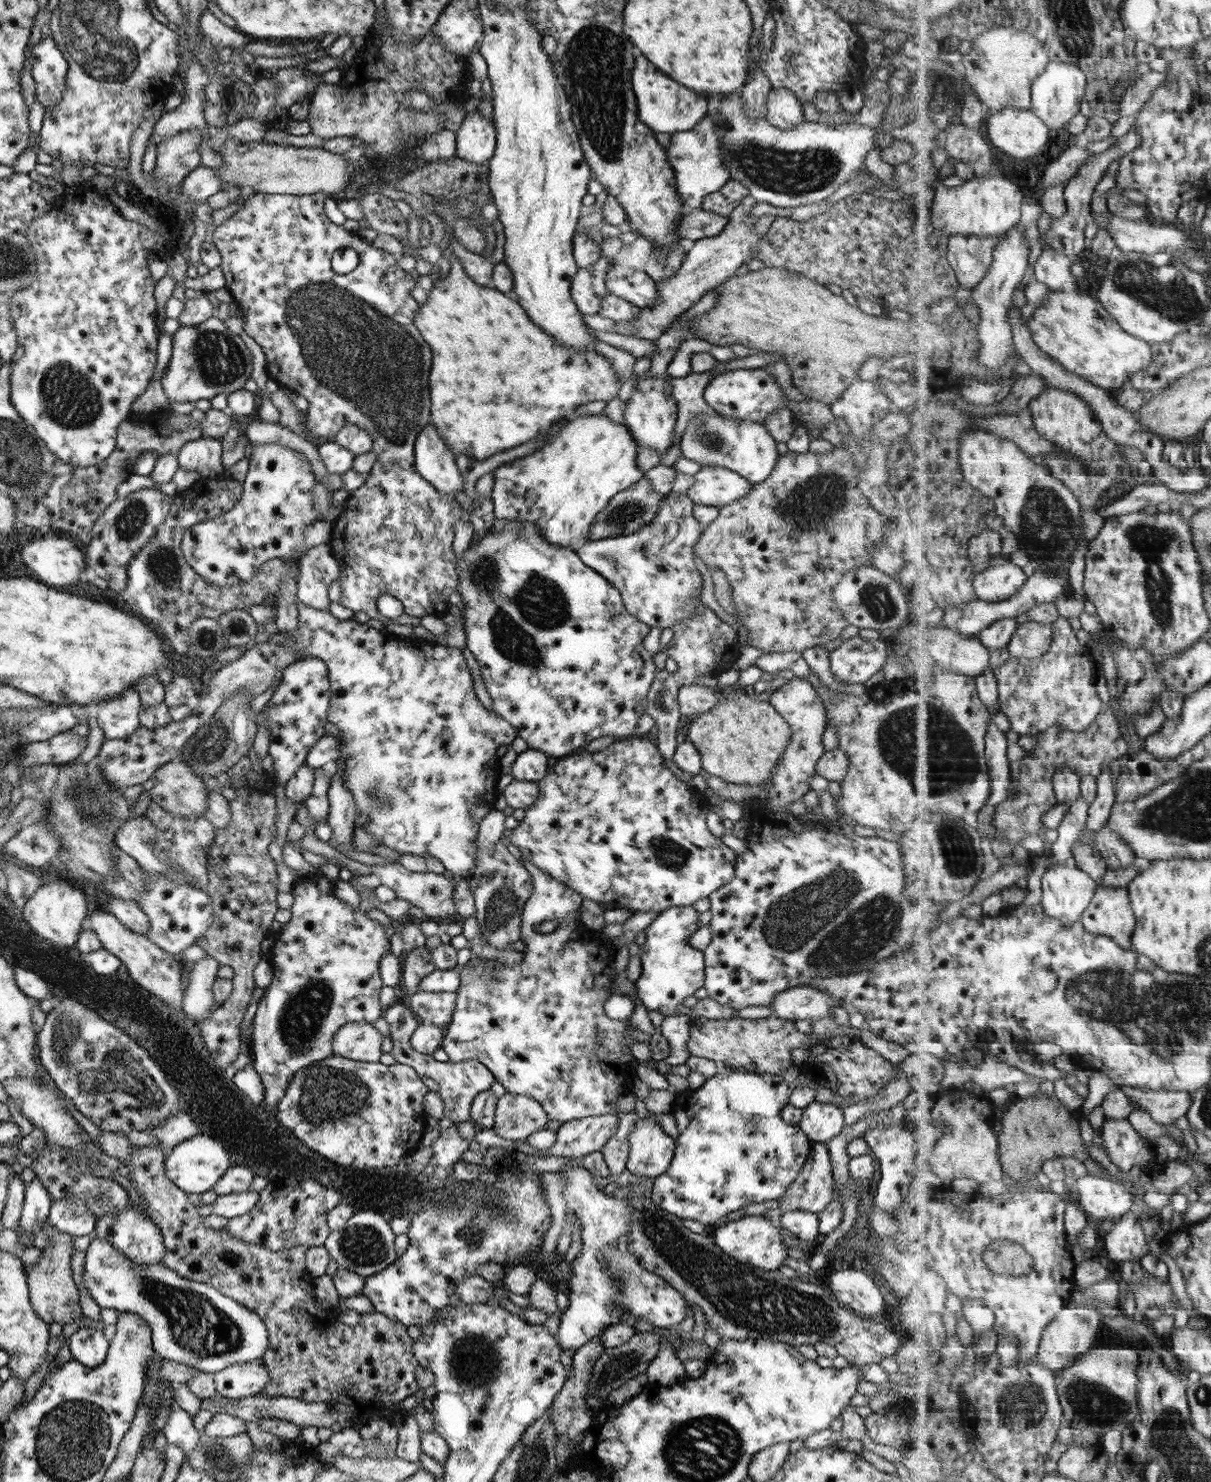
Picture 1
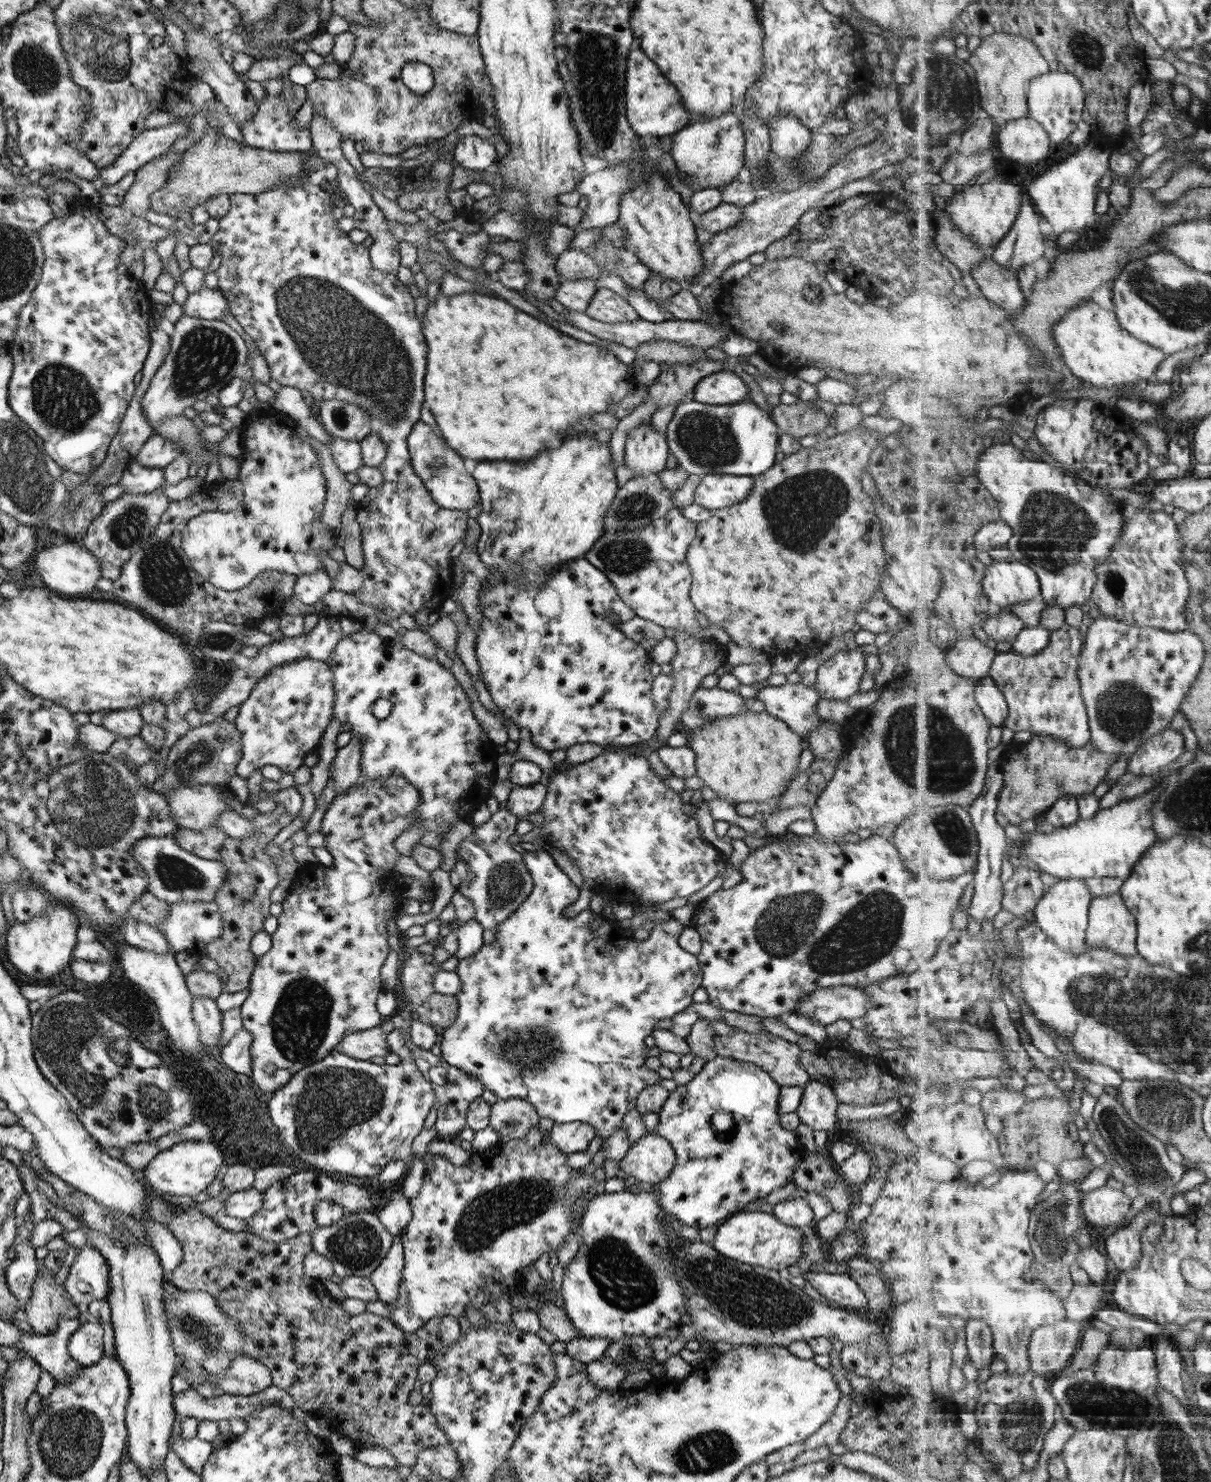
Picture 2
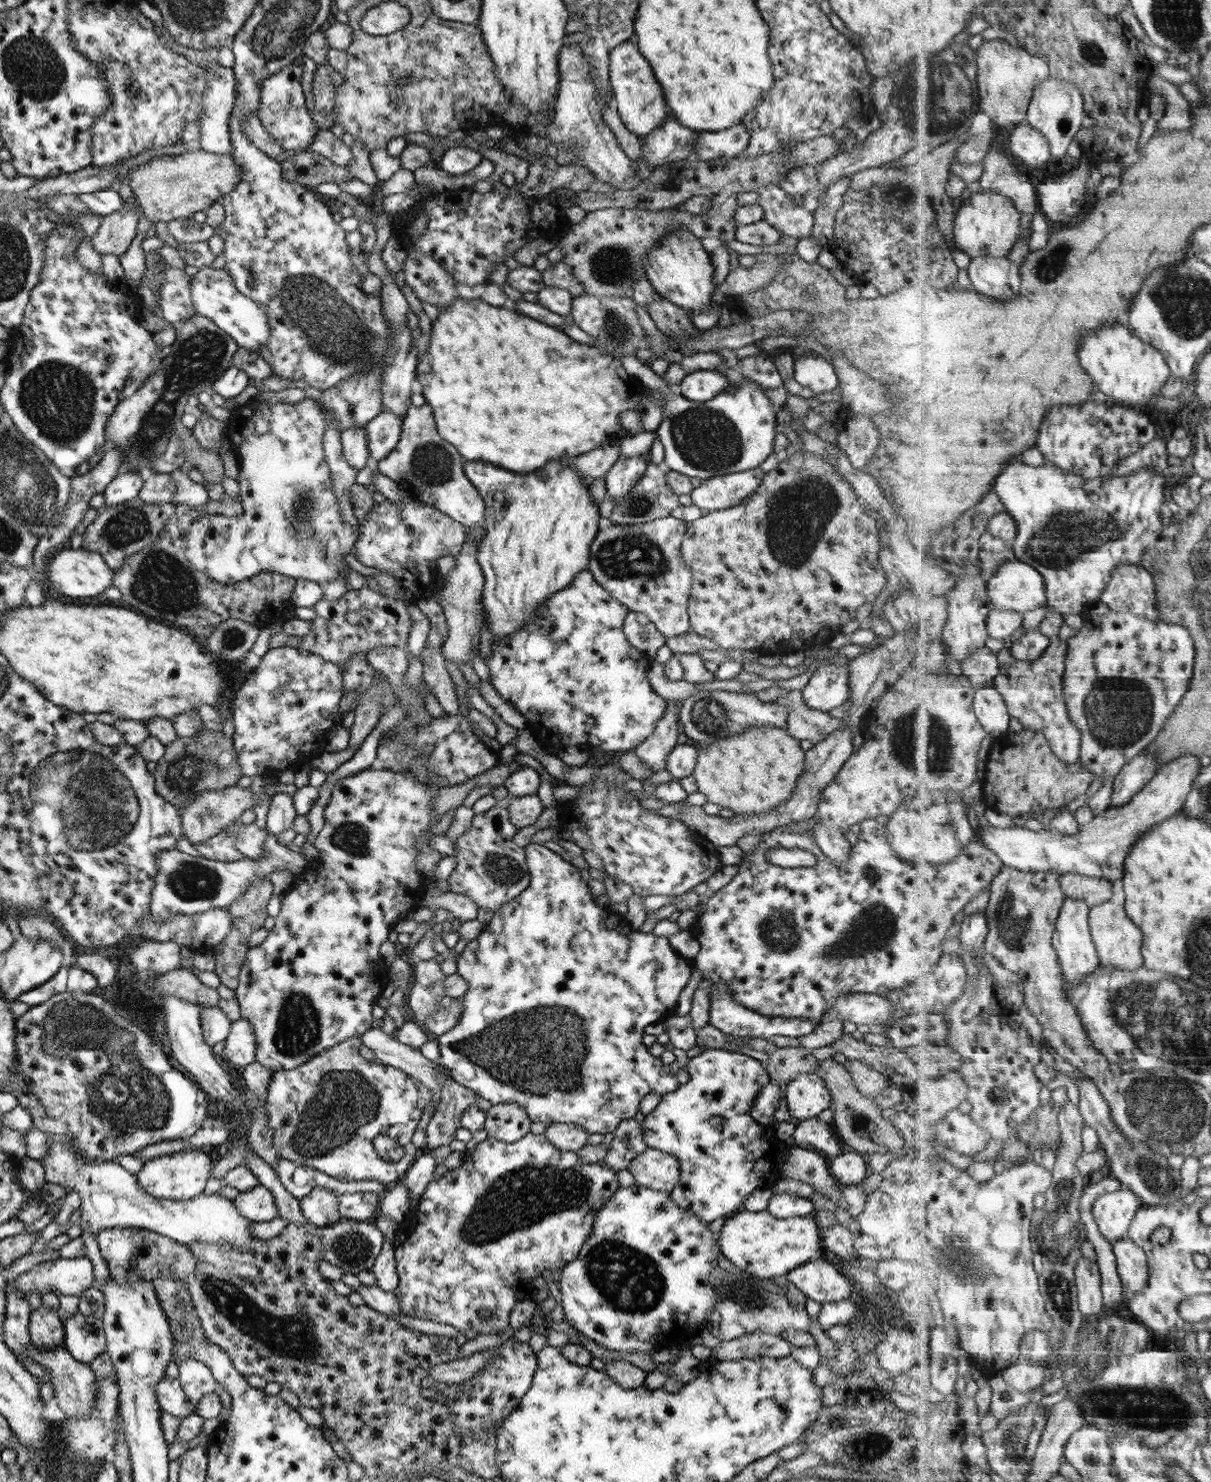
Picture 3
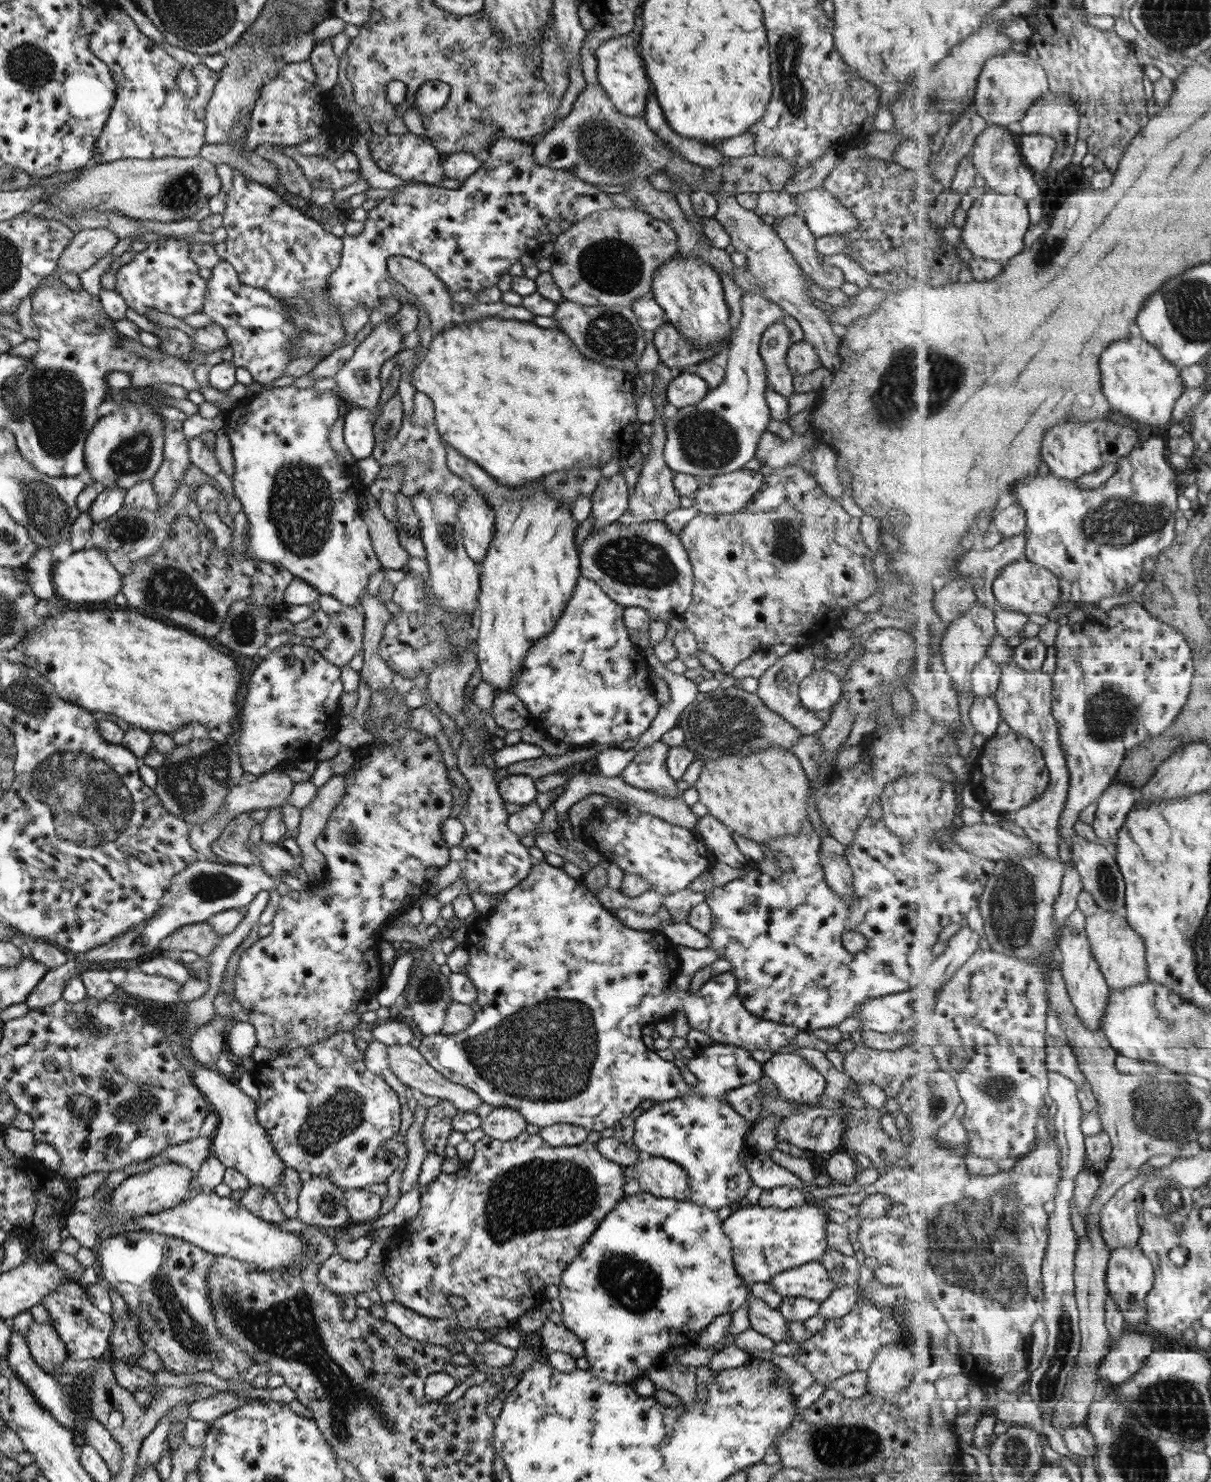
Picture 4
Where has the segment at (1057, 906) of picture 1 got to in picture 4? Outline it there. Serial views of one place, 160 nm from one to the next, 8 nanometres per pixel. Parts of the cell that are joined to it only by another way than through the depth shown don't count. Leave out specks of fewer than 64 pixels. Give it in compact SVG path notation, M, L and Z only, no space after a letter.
M1077 909L1064 924L1059 939L1061 952L1061 970L1068 986L1068 993L1076 1006L1077 1014L1089 1030L1103 1036L1101 1020L1107 1010L1111 988L1101 972L1101 964L1097 963L1096 955L1092 953L1092 943L1088 939L1087 917L1081 909Z

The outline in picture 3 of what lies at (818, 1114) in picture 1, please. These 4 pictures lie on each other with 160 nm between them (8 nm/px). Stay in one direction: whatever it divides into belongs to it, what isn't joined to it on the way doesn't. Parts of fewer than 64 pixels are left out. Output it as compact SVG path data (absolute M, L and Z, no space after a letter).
M815 1072L796 1074L785 1085L784 1099L789 1114L799 1121L817 1117L830 1106L830 1094L826 1084Z

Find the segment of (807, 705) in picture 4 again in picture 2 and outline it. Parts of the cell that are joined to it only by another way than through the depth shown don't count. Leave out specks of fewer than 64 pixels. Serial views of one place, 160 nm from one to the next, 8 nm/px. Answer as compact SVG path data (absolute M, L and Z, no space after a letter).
M852 644L822 662L816 670L815 686L819 697L826 700L846 700L858 692L865 668L864 655Z

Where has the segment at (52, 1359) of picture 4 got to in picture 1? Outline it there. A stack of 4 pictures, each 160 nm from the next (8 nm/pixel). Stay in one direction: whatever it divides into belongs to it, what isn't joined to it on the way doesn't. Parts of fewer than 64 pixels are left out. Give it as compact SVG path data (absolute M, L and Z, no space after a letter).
M44 1221L40 1233L45 1233L47 1247L41 1251L41 1257L35 1265L26 1270L26 1285L28 1286L29 1305L37 1318L45 1324L51 1322L74 1322L81 1318L81 1310L78 1300L78 1288L72 1279L70 1269L70 1256L74 1254L71 1235L61 1233L53 1227L47 1226Z

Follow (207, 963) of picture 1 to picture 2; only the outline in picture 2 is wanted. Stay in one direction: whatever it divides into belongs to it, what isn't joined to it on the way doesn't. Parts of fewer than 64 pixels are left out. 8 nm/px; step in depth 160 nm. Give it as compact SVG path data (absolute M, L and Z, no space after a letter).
M193 996L192 1019L199 1031L199 1040L207 1049L214 1046L221 1033L221 1014L216 1002L207 997Z

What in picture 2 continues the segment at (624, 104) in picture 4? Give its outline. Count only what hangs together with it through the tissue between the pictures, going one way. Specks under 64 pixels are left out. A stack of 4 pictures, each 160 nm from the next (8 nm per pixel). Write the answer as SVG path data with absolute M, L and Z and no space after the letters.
M629 50L625 62L624 101L626 121L631 130L642 139L675 134L687 126L691 114L679 104L677 90L661 76L661 72L639 50Z

